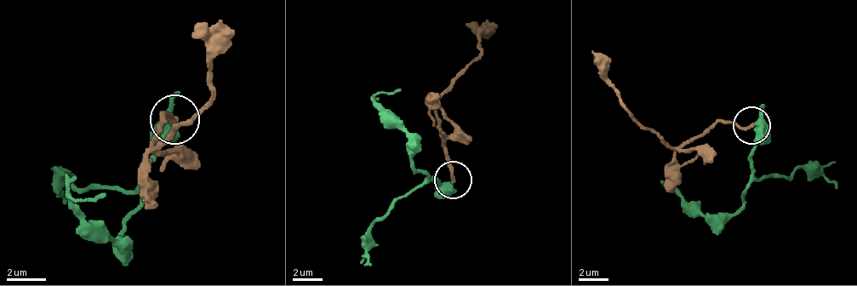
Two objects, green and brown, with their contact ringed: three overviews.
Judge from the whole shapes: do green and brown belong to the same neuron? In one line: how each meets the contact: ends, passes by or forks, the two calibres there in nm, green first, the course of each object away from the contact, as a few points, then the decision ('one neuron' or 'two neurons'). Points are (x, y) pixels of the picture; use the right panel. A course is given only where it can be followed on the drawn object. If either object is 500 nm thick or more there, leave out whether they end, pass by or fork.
green passes by; brown ends there; 360 nm thick on the green side, 240 nm on the other; green runs (752, 126), (752, 181), (730, 215), (705, 215), (671, 185), (659, 181); brown runs (752, 126), (719, 122), (678, 148), (667, 148), (626, 107), (608, 66), (593, 52); two neurons

